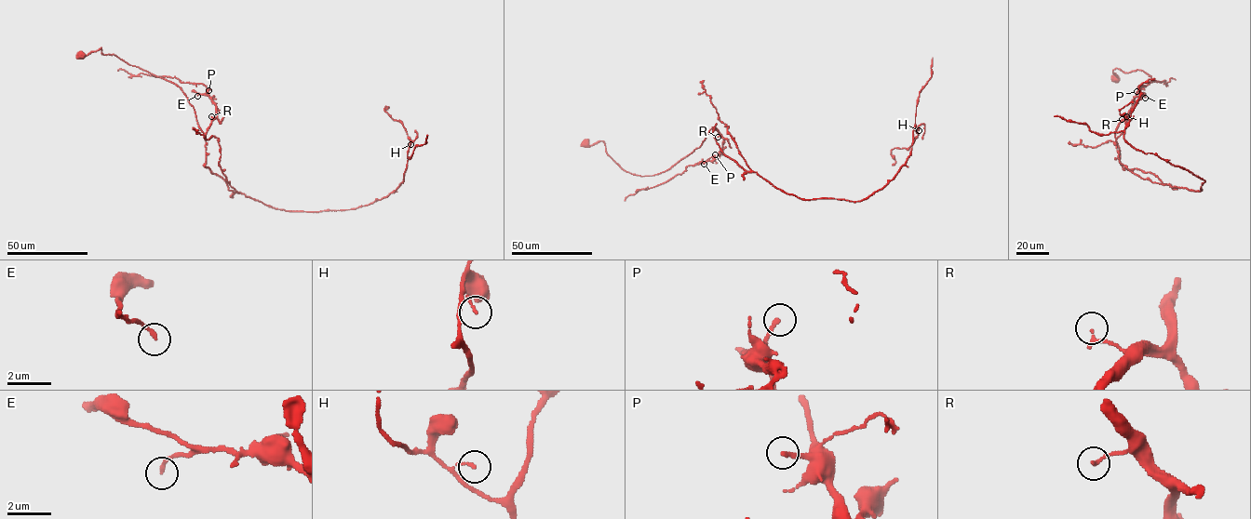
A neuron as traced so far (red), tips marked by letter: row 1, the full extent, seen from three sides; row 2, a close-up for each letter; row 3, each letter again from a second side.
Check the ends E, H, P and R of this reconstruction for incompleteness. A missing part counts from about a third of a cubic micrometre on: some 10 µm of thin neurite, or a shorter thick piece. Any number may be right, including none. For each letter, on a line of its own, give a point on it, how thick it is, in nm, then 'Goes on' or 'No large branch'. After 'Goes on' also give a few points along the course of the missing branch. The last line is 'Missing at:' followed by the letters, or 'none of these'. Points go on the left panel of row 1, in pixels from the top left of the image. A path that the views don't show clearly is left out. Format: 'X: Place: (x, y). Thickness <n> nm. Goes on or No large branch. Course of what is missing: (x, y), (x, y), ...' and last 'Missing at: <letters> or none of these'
E: Place: (197, 96). Thickness 180 nm. No large branch
H: Place: (410, 144). Thickness 100 nm. No large branch
P: Place: (208, 90). Thickness 200 nm. No large branch
R: Place: (211, 116). Thickness 170 nm. No large branch
Missing at: none of these

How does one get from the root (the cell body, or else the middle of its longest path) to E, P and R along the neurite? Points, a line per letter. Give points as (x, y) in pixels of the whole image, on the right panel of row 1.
E: (1116, 79), (1117, 69), (1141, 70), (1151, 79), (1136, 94), (1116, 139), (1118, 126), (1145, 98)
P: (1116, 79), (1117, 69), (1141, 70), (1151, 79), (1136, 94), (1116, 139), (1118, 126), (1140, 98), (1136, 91)
R: (1116, 79), (1112, 71), (1117, 69), (1141, 70), (1151, 79), (1136, 94), (1125, 128), (1116, 139), (1122, 119)

